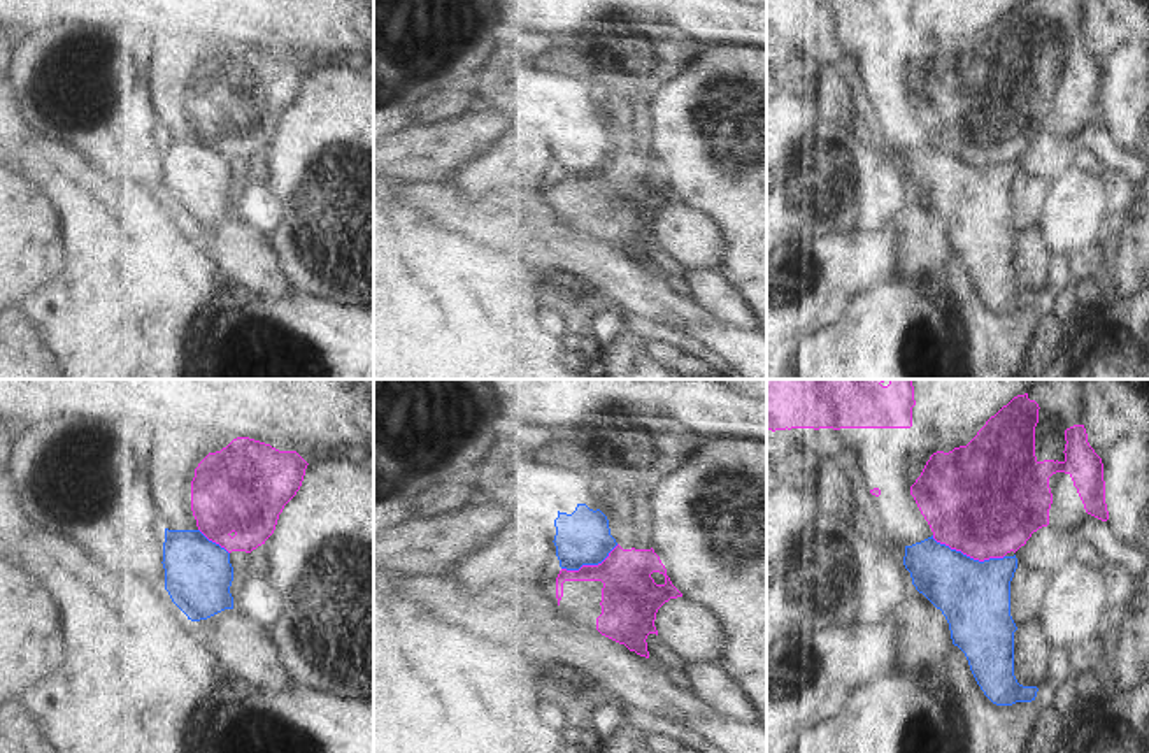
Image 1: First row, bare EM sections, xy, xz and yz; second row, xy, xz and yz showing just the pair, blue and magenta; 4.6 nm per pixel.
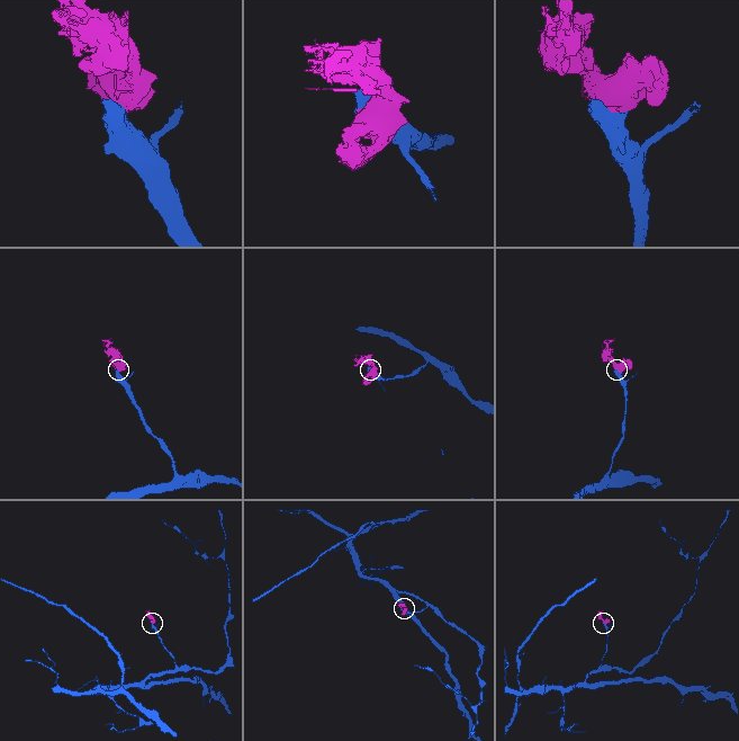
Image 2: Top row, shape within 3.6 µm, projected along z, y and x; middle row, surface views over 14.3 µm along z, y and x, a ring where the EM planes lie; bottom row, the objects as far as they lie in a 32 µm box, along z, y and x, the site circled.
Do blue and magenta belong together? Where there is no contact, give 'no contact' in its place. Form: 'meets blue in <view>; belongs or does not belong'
meets blue in yz; does not belong

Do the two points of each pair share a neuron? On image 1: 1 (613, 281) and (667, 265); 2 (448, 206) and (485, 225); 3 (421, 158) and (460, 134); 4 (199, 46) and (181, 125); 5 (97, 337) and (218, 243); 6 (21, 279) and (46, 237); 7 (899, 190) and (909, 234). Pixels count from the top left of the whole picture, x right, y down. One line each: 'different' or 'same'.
1: different
2: same
3: same
4: same
5: different
6: same
7: different

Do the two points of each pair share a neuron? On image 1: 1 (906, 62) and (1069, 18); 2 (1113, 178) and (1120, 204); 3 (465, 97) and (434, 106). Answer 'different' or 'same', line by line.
1: same
2: same
3: same

